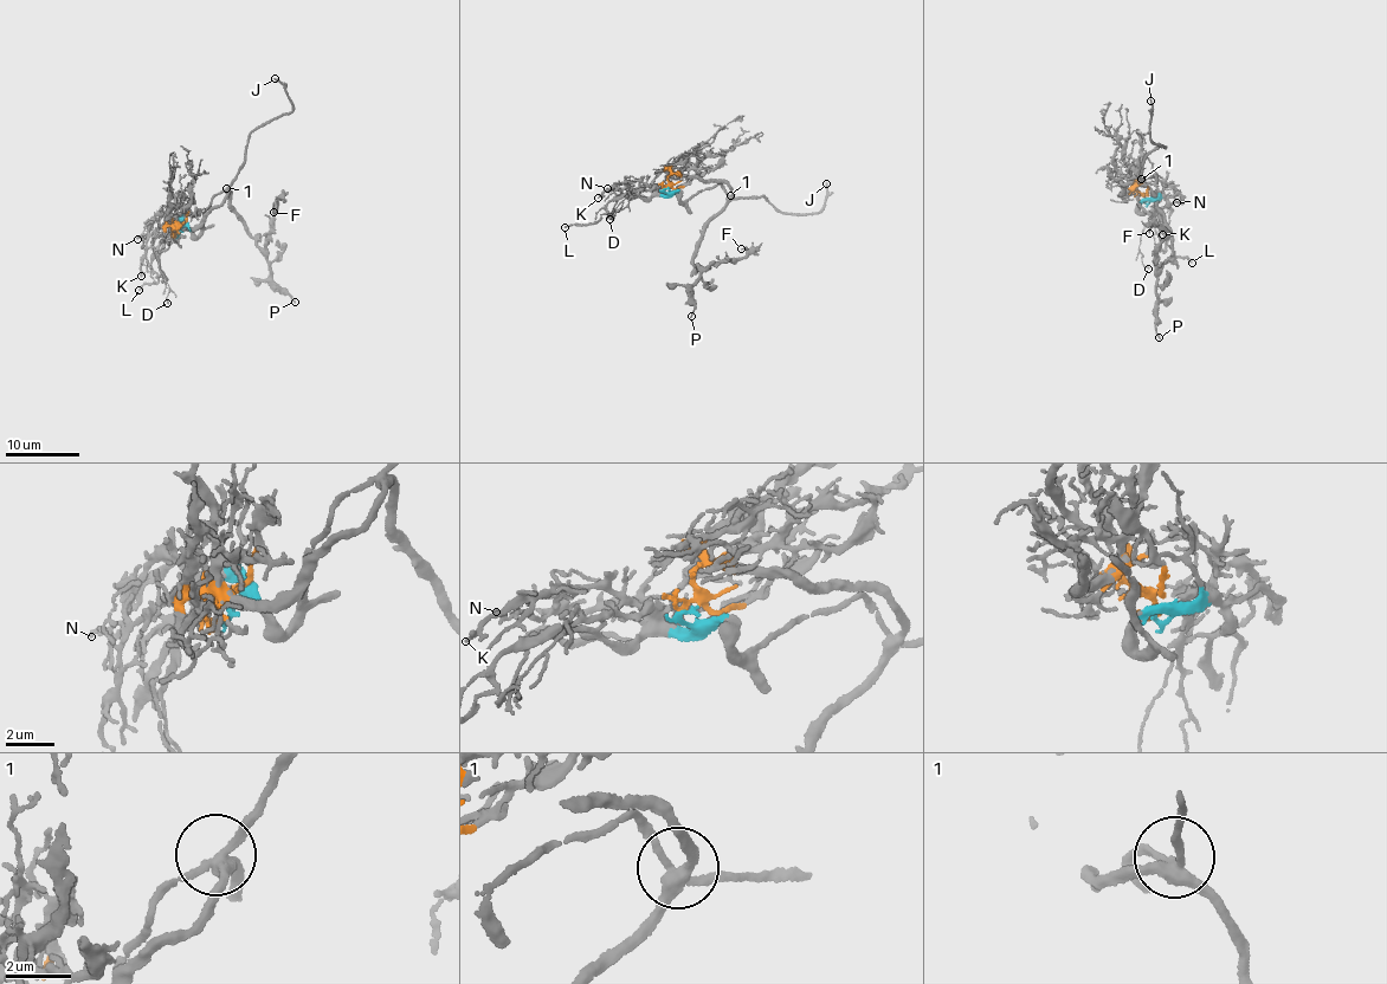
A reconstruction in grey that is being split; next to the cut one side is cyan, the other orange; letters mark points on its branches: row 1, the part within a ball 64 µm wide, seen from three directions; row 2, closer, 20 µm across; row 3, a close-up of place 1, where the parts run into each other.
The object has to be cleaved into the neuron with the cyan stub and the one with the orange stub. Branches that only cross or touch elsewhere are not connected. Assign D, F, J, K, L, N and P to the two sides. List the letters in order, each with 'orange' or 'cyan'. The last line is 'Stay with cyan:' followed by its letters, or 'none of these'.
D: cyan
F: orange
J: cyan
K: cyan
L: cyan
N: cyan
P: orange
Stay with cyan: D, J, K, L, N

